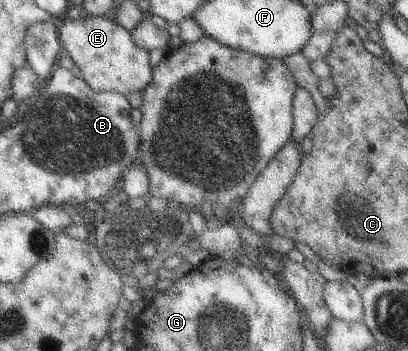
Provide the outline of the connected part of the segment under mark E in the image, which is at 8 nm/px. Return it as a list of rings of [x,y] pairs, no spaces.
[[[90,16],[78,19],[64,18],[59,31],[62,50],[70,55],[79,67],[82,79],[95,92],[118,92],[128,97],[131,93],[143,92],[153,80],[153,67],[148,59],[148,50],[139,48],[131,33],[124,29],[115,19],[106,16]]]

